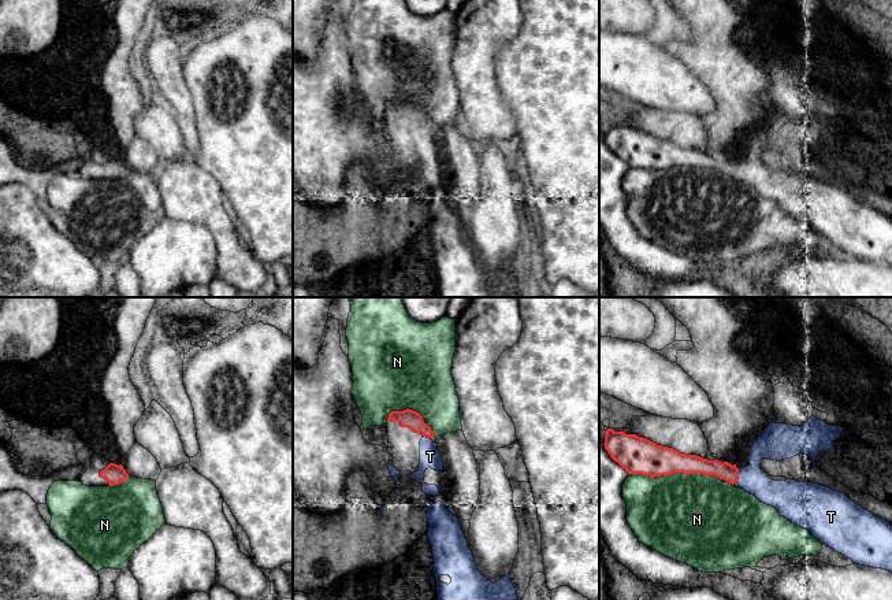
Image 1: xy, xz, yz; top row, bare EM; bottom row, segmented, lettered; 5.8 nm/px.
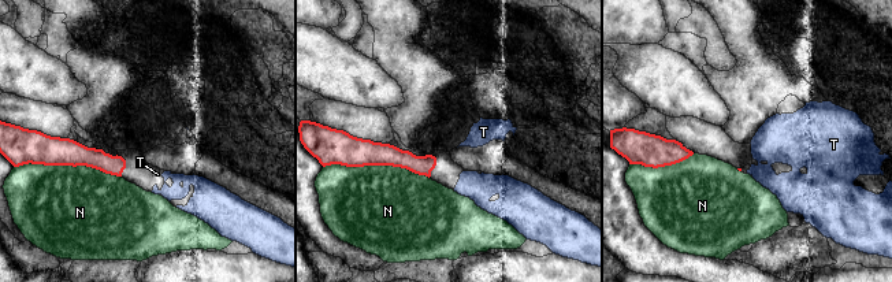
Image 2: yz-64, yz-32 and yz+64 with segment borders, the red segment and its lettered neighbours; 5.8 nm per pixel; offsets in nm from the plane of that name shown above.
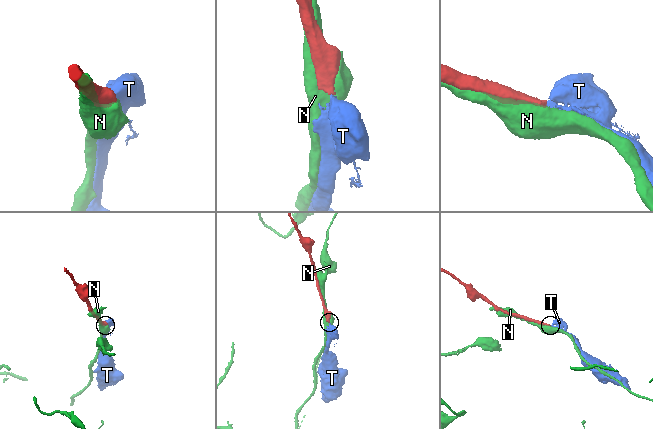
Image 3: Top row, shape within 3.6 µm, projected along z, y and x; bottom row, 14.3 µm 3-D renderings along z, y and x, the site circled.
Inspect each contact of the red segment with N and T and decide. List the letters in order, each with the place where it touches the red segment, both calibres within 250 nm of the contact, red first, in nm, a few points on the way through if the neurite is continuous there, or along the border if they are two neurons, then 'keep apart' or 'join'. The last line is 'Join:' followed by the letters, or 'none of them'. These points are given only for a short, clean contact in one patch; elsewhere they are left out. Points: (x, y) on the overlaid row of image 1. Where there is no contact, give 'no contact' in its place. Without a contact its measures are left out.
N: meets red in yz at (675, 471); 220 nm thick on the red side, 480 nm on the other; keep apart
T: meets red in yz at (736, 476); 110 nm thick on the red side, 160 nm on the other; runs through yz (695, 465), (716, 467), (736, 476), (751, 478); join
Join: T

